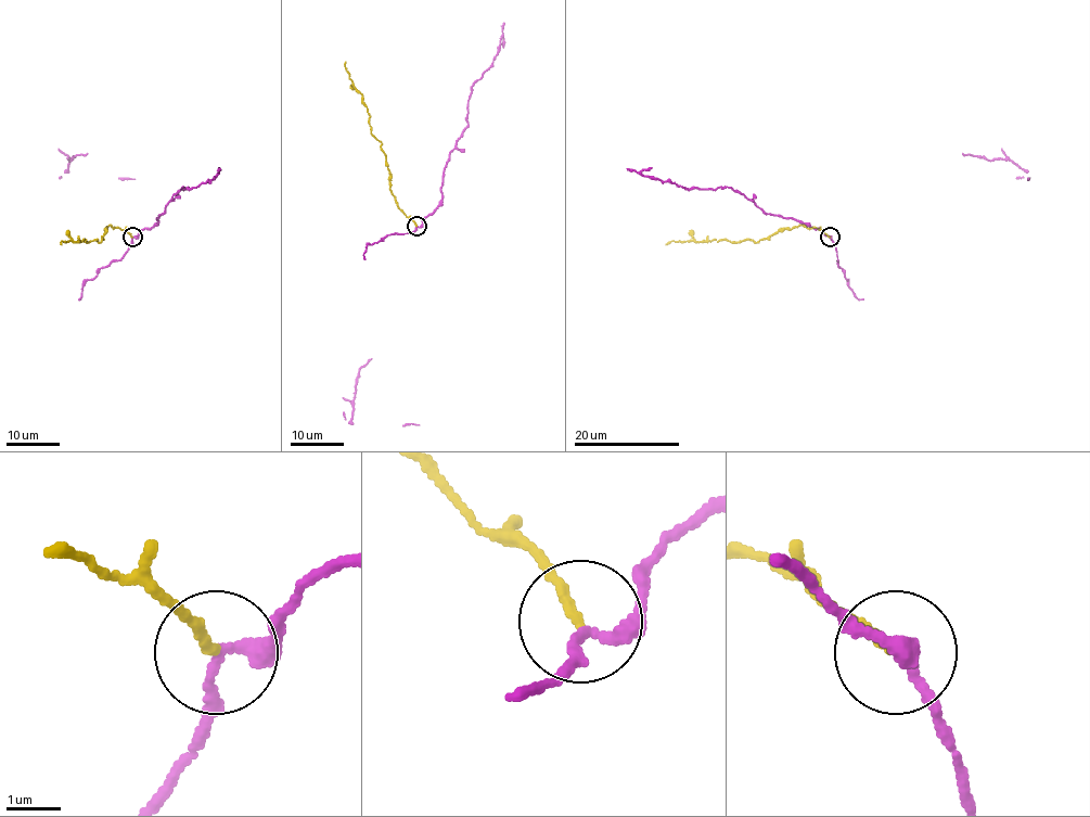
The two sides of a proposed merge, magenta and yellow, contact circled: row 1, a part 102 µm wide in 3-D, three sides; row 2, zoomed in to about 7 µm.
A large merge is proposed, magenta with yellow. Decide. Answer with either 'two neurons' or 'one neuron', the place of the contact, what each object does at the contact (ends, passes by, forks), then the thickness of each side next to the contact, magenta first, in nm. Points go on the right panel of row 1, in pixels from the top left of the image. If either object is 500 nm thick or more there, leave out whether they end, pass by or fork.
two neurons; place (830, 237); magenta passes by; yellow ends; calibres 220 and 180 nm

